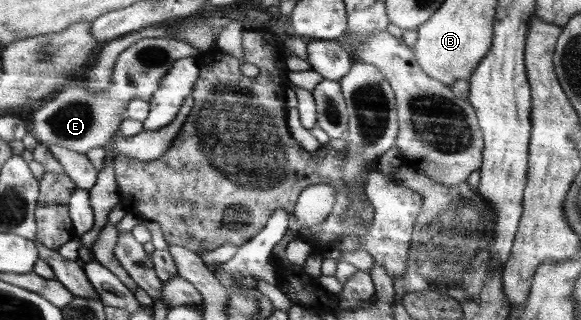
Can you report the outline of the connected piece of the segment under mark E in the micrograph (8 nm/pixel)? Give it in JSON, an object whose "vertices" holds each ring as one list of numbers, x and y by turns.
{"vertices":[[175,38,140,39,125,49,113,63,112,82,107,89,89,92,85,81,64,86,53,99,39,105,34,111,31,133,40,144,66,147,81,154,105,147,113,135,120,133,127,117,125,111,129,100,141,98,149,101,173,63,179,59,196,57,199,53,199,49]]}

